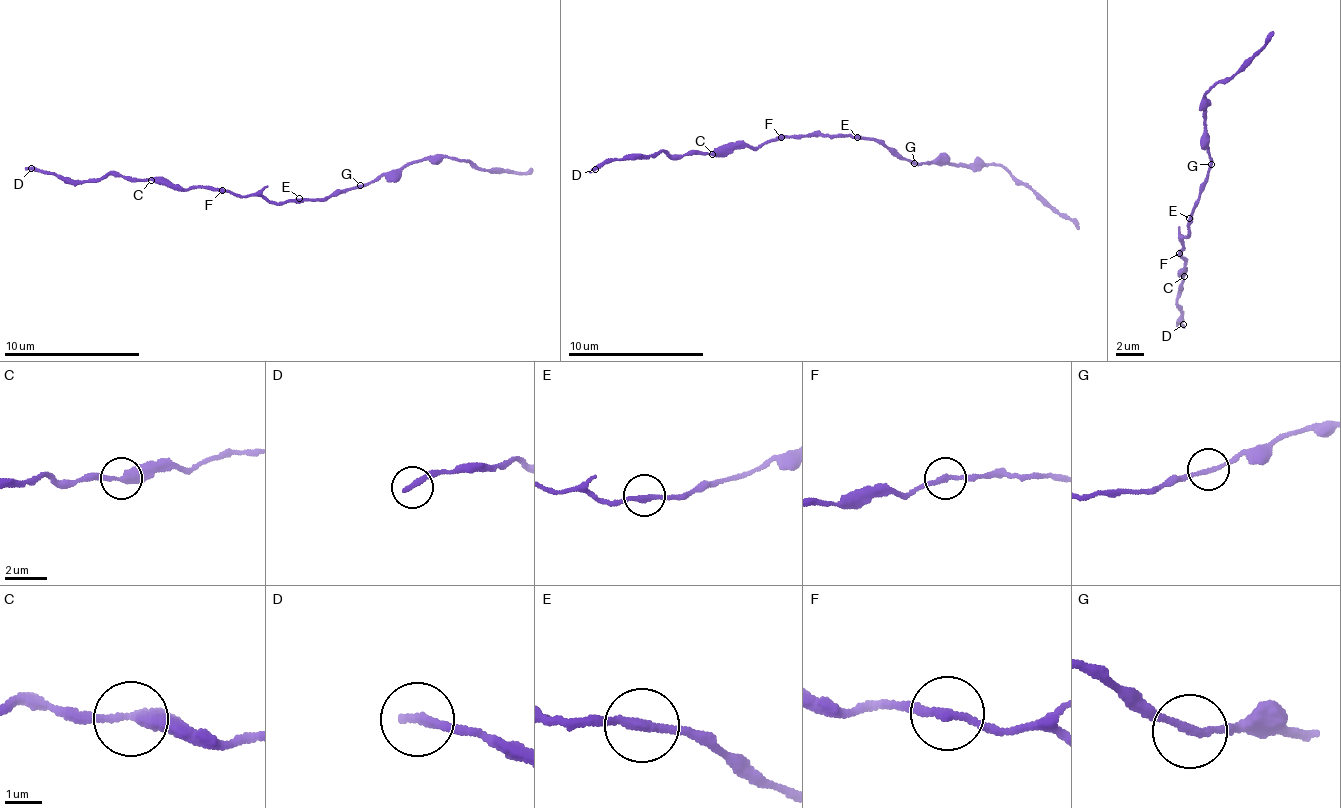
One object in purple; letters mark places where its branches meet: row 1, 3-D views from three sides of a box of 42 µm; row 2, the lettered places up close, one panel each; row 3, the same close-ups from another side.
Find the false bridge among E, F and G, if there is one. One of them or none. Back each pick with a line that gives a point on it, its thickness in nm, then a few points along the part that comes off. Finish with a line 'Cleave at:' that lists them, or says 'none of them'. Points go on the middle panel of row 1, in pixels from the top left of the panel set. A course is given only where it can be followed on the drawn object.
Cleave at: none of them

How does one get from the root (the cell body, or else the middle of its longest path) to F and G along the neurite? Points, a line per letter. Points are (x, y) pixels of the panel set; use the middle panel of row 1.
F: (858, 138), (822, 134), (780, 136)
G: (858, 138), (884, 140), (900, 157), (914, 163)

